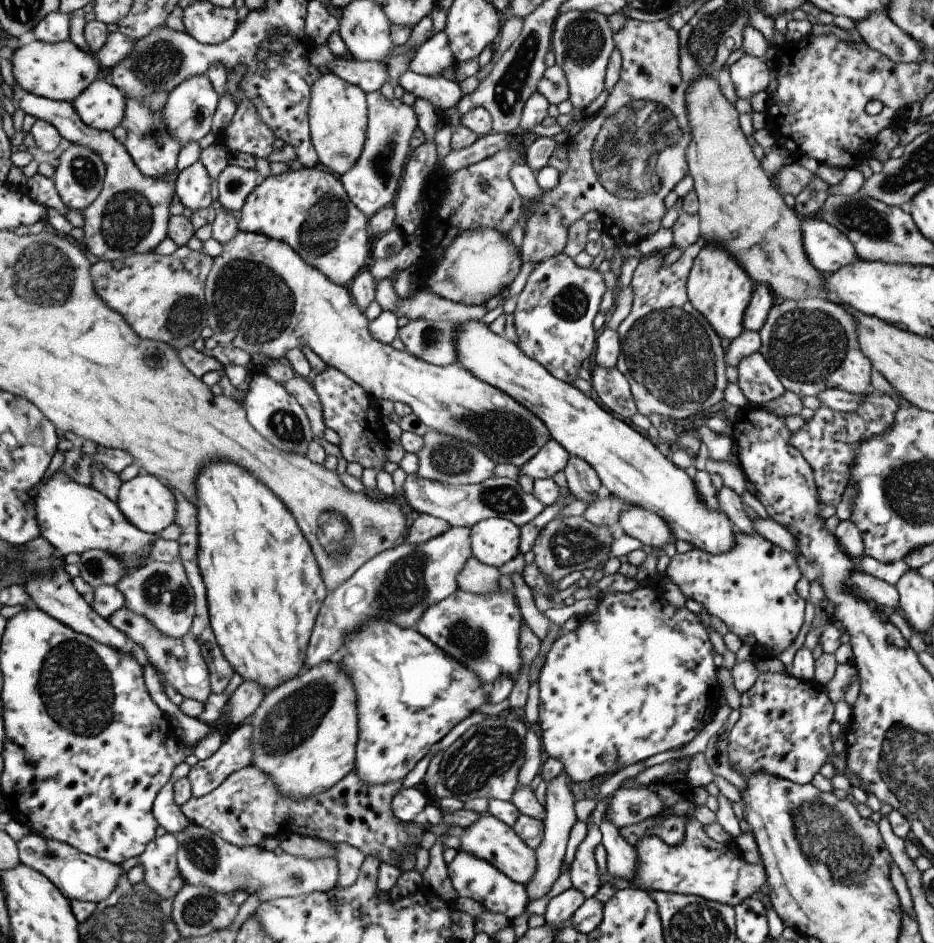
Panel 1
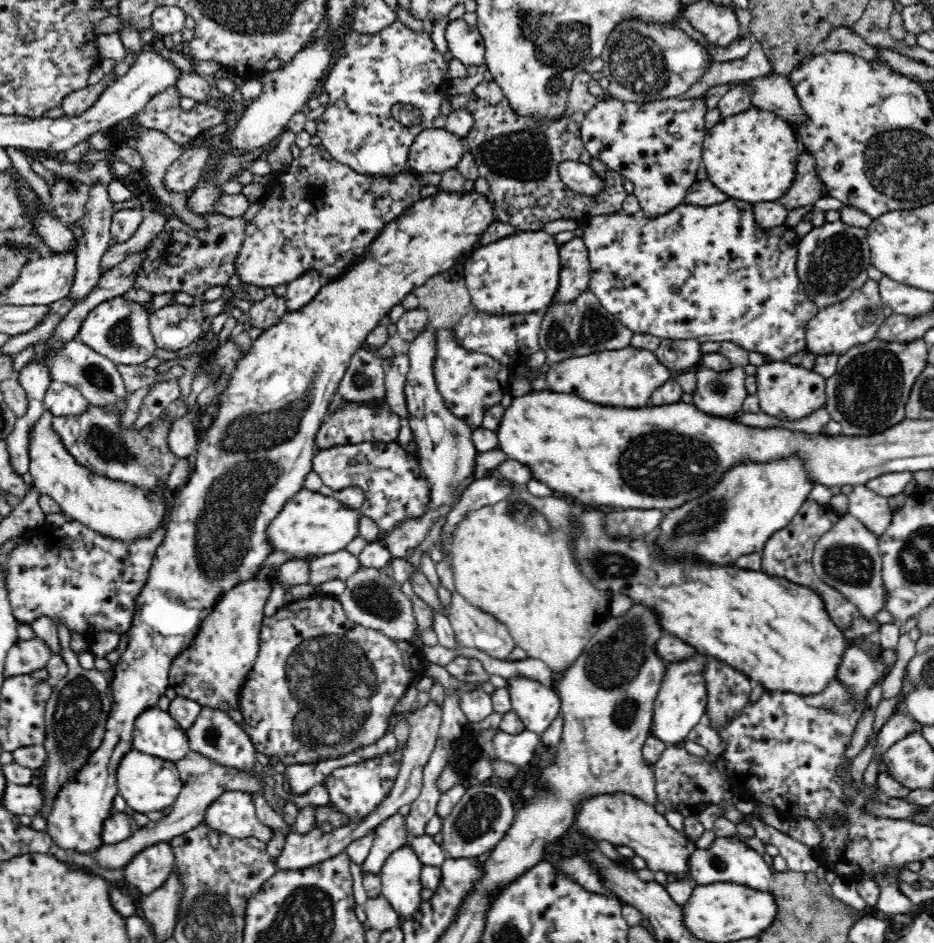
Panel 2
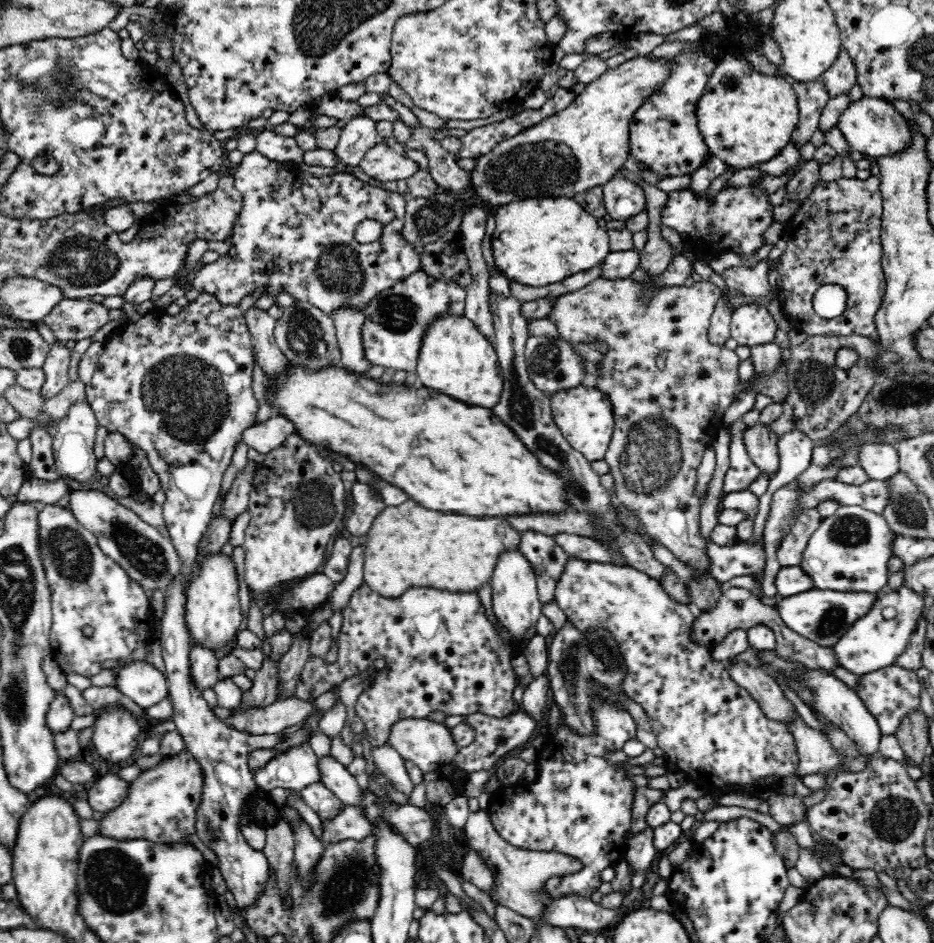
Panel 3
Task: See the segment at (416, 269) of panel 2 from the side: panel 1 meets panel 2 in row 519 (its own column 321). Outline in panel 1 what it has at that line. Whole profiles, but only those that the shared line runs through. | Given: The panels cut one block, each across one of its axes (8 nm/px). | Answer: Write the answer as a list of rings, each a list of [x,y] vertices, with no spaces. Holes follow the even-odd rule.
[[[315,167],[289,169],[261,179],[245,197],[237,220],[238,230],[289,244],[305,264],[319,270],[333,284],[347,286],[357,272],[368,266],[368,218],[349,200],[339,178]]]

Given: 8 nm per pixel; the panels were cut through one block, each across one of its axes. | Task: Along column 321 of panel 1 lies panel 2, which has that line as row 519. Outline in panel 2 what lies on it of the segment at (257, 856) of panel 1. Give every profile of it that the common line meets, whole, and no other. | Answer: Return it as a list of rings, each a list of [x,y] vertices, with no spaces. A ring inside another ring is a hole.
[[[868,485],[855,486],[847,497],[846,513],[855,516],[868,530],[880,536],[889,527],[893,513],[887,497],[874,492]]]

